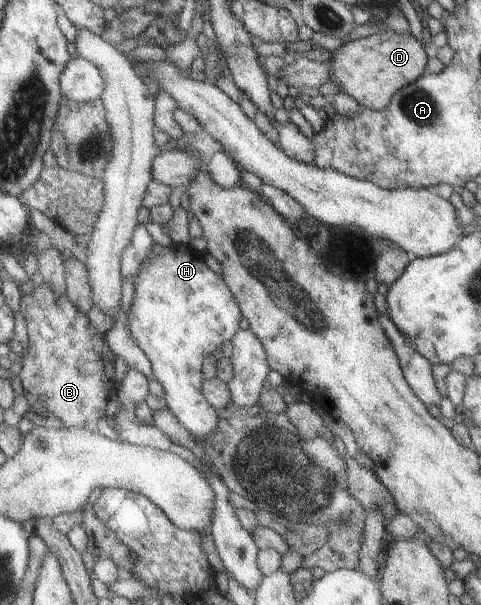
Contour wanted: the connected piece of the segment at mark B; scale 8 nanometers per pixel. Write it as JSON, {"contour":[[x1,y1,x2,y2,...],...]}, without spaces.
{"contour":[[44,283,33,289,33,293,23,295,21,313,28,323,30,347,23,361,20,377,25,395,37,397,33,399,33,409,46,410,49,415,59,418,66,427,79,427,93,432,99,432,99,423,103,417,108,418,109,402,118,392,118,382,115,378,115,359,117,355,107,341,107,332,94,335,89,329,89,315,79,305,71,301,69,295,57,295,55,289]]}

